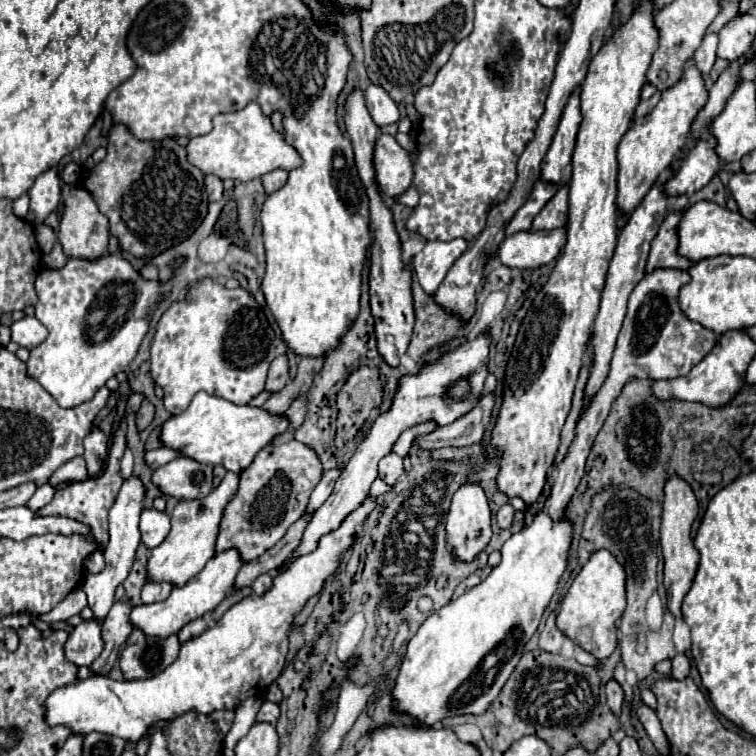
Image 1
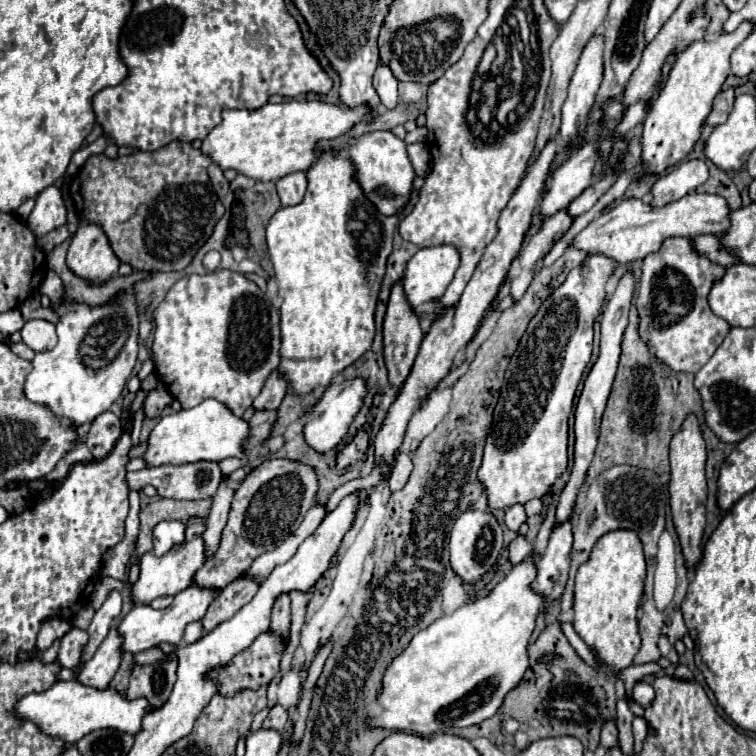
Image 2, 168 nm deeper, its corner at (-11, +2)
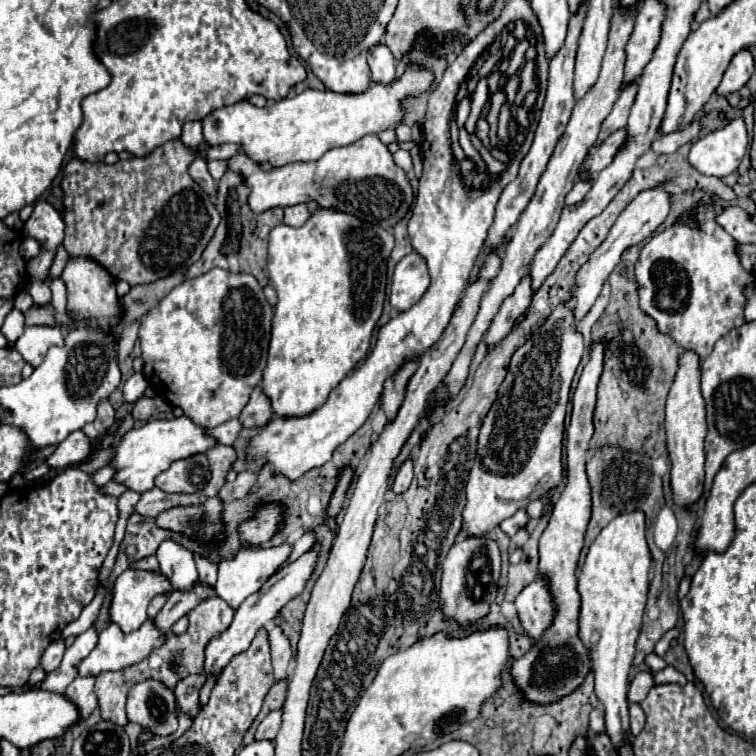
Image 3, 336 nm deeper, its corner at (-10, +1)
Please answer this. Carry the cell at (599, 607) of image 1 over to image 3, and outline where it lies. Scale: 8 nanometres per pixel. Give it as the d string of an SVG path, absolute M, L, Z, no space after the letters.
M623 513L591 543L577 581L581 595L579 637L589 651L595 673L595 695L605 707L605 727L615 747L619 747L625 733L629 733L627 683L647 601L649 567L651 553L645 543L645 517L643 513Z

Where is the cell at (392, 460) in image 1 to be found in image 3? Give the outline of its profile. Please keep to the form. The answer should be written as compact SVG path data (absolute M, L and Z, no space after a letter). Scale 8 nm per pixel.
M407 457L405 463L403 463L403 465L399 467L399 471L397 471L397 477L395 477L393 485L391 485L391 491L393 491L393 493L403 493L403 491L407 489L407 485L411 485L411 479L413 479L413 463L411 463L411 459Z

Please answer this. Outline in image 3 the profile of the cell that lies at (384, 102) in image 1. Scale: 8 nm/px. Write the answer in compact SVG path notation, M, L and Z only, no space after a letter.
M379 43L371 53L369 53L369 67L371 67L371 81L389 85L395 79L395 59L387 45Z

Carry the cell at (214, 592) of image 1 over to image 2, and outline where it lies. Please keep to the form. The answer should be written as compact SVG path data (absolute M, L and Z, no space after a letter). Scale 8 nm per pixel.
M190 586L186 590L182 590L180 594L174 596L174 602L166 608L166 610L154 610L150 606L134 606L124 618L122 622L118 624L118 634L122 638L122 652L142 652L142 650L148 650L148 648L154 648L162 642L170 642L170 644L178 644L184 636L184 628L186 624L194 622L194 620L200 620L210 602L216 598L216 592L214 590L206 590L206 588L196 588L196 586Z

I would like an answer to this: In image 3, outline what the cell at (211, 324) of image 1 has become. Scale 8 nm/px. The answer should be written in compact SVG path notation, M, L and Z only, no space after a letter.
M211 269L209 273L205 275L199 275L195 279L187 279L183 281L181 285L177 285L175 289L171 289L169 295L165 295L147 315L143 315L141 319L141 327L139 327L139 339L141 339L141 351L143 351L143 361L145 361L145 367L143 367L143 375L149 379L149 383L155 387L155 391L167 399L171 405L175 407L181 407L185 411L187 417L191 417L197 425L203 425L203 427L217 427L229 419L237 419L243 411L243 407L247 405L249 397L251 397L251 391L261 383L261 375L263 375L263 369L267 365L267 351L269 351L269 339L271 339L271 319L273 319L273 307L267 303L265 295L263 295L263 289L261 285L257 283L257 279L249 273L231 273L231 271L225 271L225 269Z

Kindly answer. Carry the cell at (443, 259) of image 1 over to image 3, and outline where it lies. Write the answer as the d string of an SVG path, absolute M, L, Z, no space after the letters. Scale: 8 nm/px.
M409 253L407 257L403 257L393 273L393 287L391 287L391 305L399 311L409 309L411 305L415 305L425 291L429 289L429 271L427 271L427 263L423 261L423 257L419 257L419 253Z

